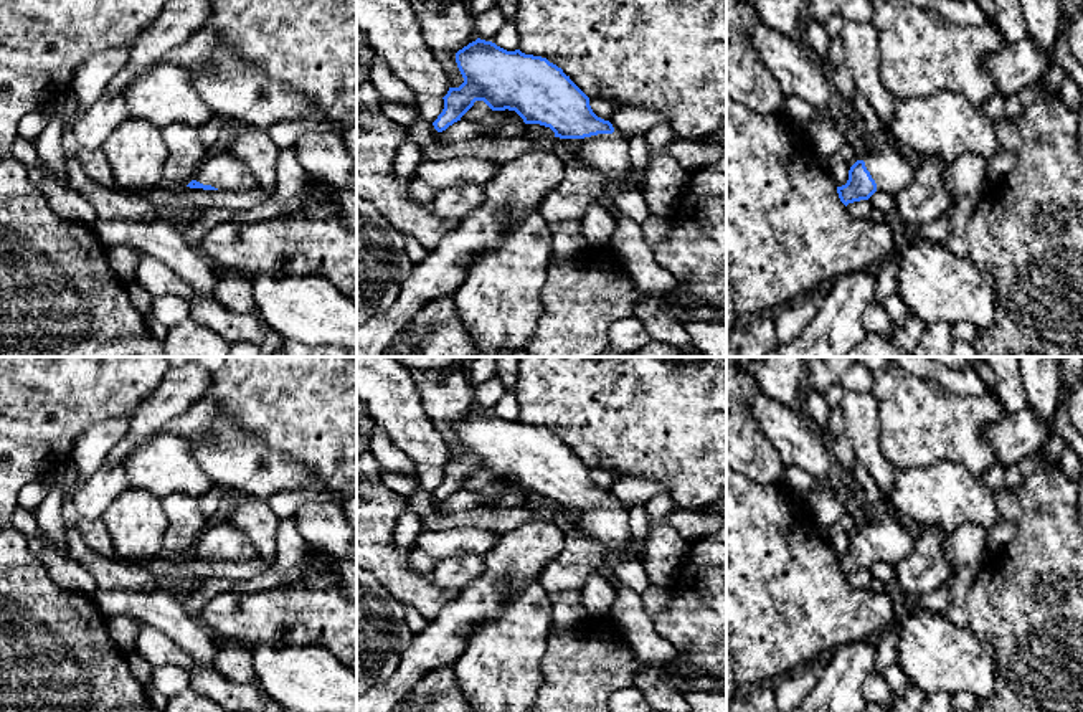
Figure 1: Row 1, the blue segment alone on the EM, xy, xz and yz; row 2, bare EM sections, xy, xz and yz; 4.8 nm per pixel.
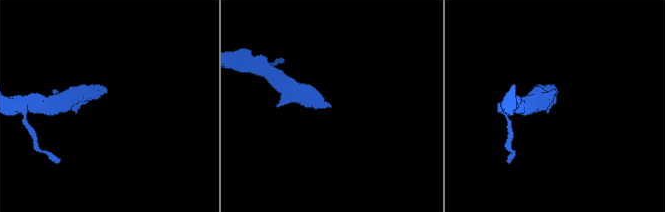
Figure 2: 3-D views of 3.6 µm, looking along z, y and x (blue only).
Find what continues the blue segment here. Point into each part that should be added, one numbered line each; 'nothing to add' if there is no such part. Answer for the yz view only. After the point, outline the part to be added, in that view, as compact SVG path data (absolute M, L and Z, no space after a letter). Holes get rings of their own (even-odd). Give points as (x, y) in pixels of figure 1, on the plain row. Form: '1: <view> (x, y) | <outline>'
1: yz (893, 539) | M896 514L878 522L870 520L865 537L877 553L877 560L896 565L910 557L916 542L916 527Z

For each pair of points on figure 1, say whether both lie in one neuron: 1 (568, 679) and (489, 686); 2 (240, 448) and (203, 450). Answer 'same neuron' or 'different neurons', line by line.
1: different neurons
2: same neuron

